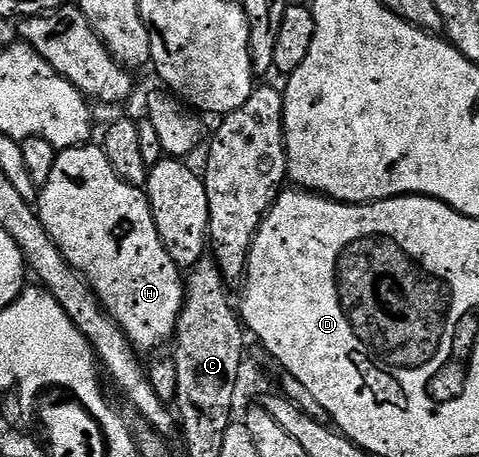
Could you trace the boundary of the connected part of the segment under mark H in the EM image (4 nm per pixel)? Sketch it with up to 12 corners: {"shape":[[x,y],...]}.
{"shape":[[102,146],[37,196],[65,261],[140,353],[172,342],[184,276],[144,188]]}

